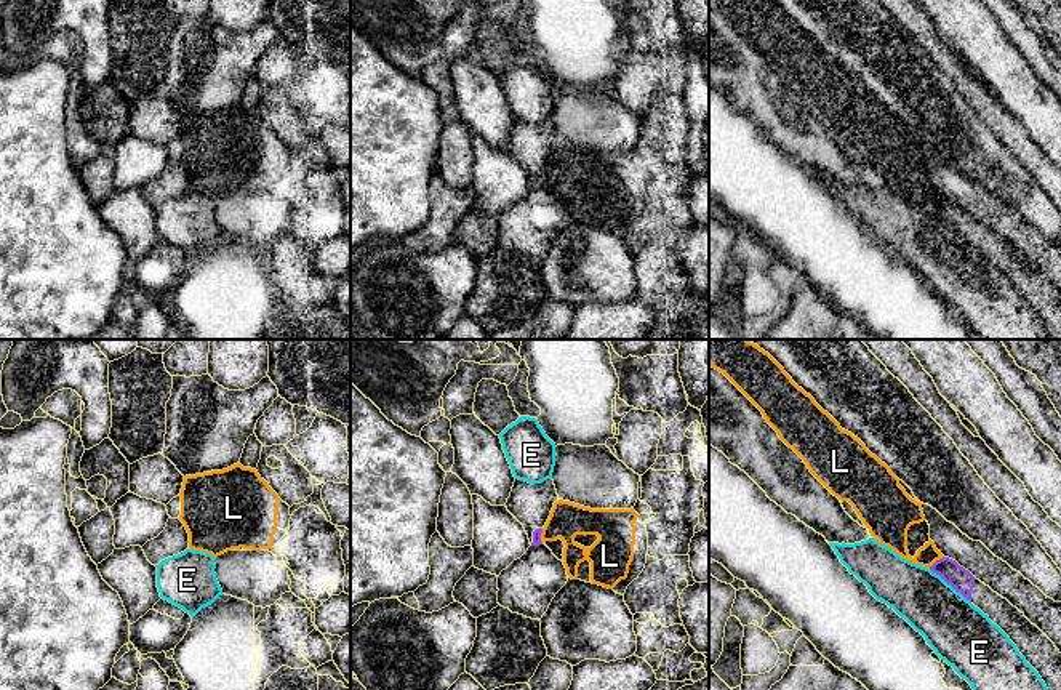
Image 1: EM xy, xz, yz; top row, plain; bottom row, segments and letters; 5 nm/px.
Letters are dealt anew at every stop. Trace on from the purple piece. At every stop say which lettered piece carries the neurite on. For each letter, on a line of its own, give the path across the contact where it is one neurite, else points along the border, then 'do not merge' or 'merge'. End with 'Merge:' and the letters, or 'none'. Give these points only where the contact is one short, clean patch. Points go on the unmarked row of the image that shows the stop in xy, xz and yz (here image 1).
E: border along yz (928, 210), (970, 244); do not merge
L: border along yz (943, 197), (928, 208); do not merge
Merge: none

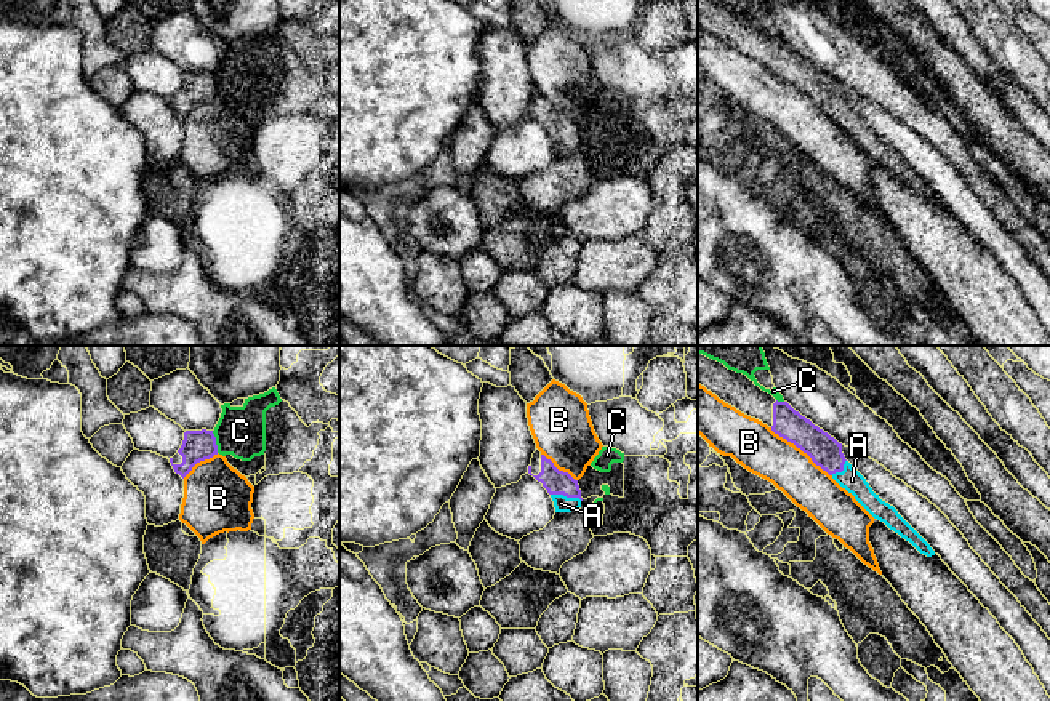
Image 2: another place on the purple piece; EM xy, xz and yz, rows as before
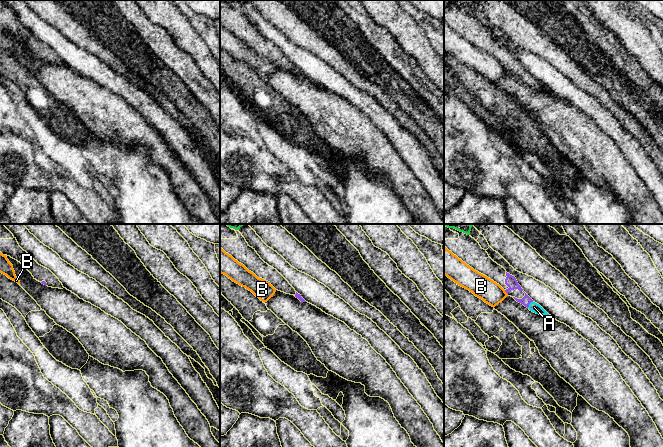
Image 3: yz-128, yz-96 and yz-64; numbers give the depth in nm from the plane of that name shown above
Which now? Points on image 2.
A: runs through xz (557, 124), (567, 138), (561, 144); merge
B: border along yz (770, 69), (799, 88), (831, 117); do not merge
C: border along xy (212, 72), (218, 93); do not merge
Merge: A

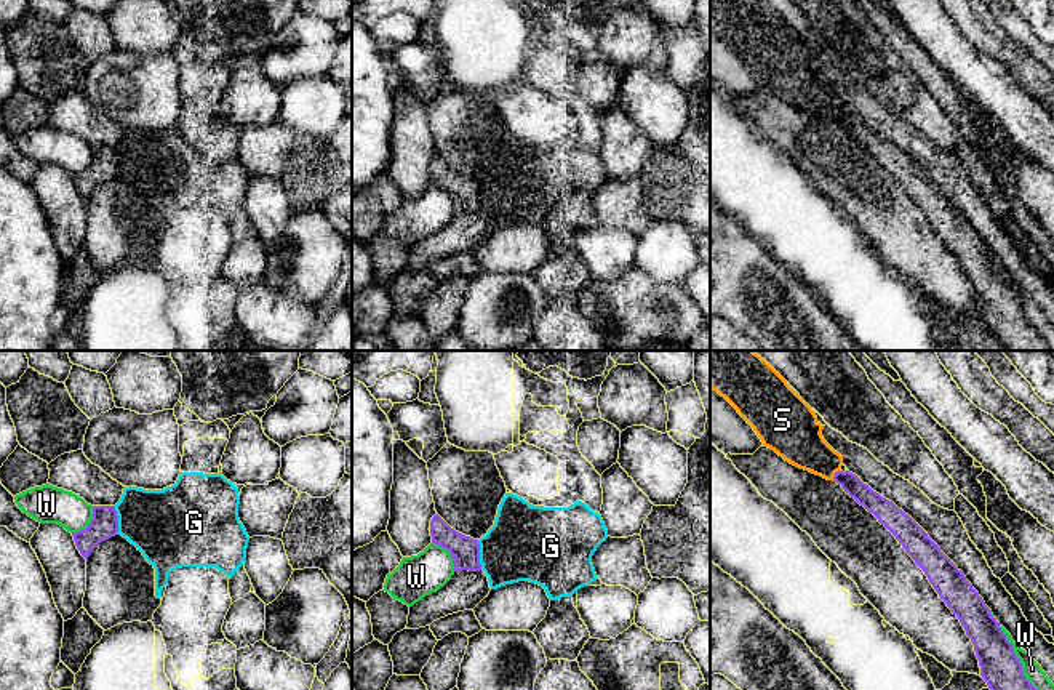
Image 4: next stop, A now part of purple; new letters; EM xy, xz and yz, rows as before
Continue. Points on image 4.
G: border along xz (477, 181), (482, 210); do not merge
S: border along yz (838, 111), (832, 120); do not merge
W: do not merge
Merge: none

